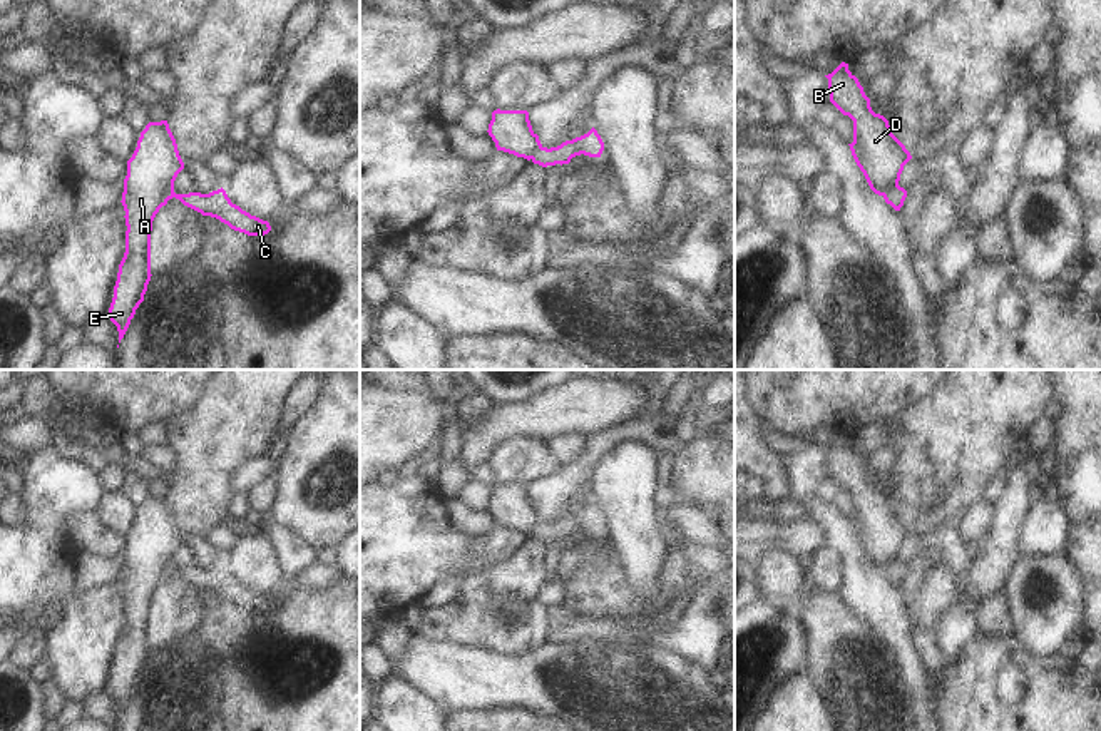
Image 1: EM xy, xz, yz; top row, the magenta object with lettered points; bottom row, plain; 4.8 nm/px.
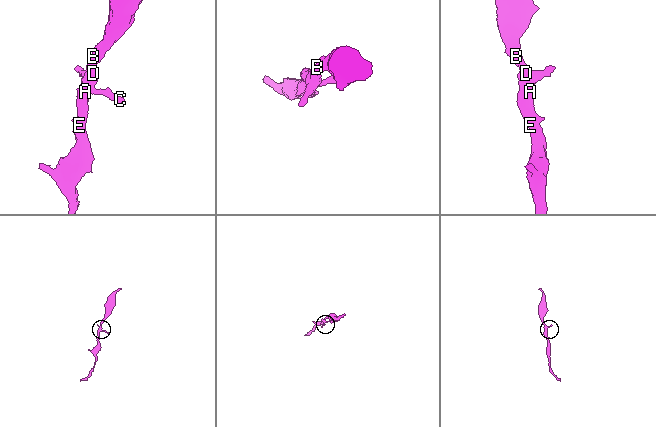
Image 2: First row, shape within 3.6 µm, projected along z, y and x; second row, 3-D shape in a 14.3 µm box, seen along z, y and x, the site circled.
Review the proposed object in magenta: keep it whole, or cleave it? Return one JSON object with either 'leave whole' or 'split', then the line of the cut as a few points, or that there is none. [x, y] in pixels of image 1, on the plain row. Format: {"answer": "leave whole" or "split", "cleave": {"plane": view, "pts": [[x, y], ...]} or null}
{"answer": "split", "cleave": {"plane": "yz", "pts": [[897, 559], [891, 566], [887, 577]]}}

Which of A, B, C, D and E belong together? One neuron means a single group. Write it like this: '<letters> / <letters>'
A B D E / C

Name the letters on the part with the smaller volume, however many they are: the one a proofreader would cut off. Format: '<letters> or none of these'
C

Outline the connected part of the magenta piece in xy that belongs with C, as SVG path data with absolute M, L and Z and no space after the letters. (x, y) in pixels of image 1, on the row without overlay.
M221 562L209 569L189 567L189 569L176 569L166 572L179 574L184 580L201 587L202 590L211 590L228 599L231 604L244 607L248 611L264 611L271 606L268 596L263 596L249 587L243 585L239 580L233 579L228 572L226 565Z

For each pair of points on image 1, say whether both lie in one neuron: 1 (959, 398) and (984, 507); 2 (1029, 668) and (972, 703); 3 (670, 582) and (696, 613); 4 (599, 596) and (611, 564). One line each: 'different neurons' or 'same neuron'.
1: different neurons
2: same neuron
3: different neurons
4: same neuron

